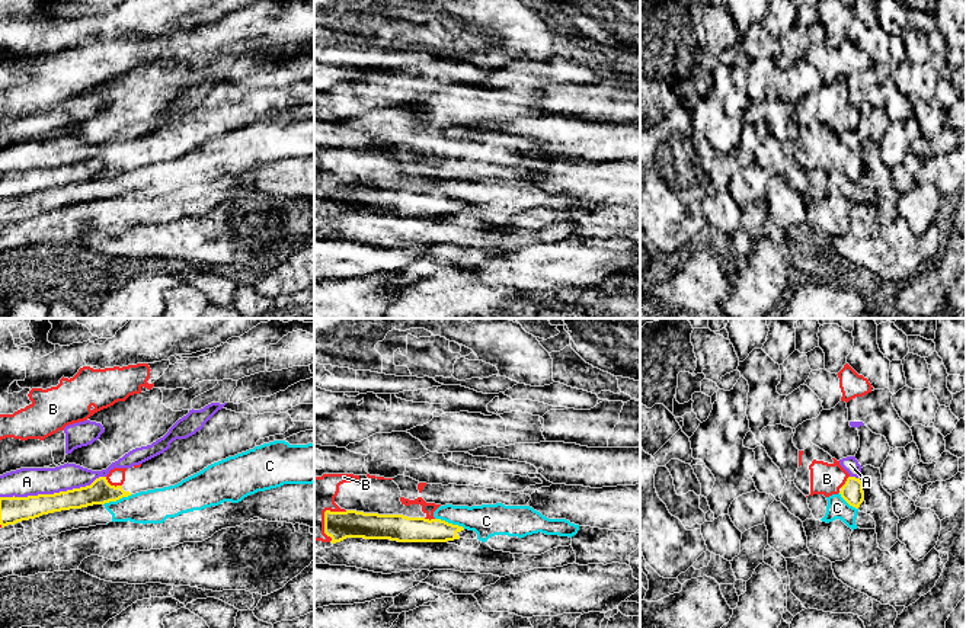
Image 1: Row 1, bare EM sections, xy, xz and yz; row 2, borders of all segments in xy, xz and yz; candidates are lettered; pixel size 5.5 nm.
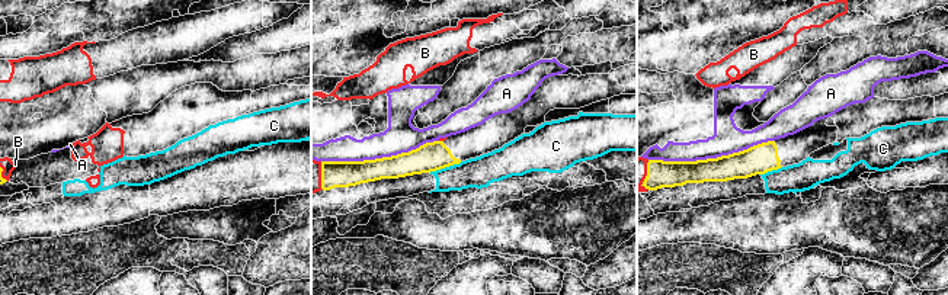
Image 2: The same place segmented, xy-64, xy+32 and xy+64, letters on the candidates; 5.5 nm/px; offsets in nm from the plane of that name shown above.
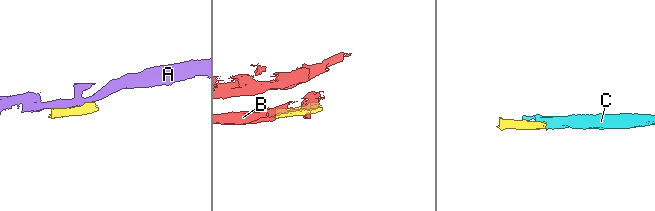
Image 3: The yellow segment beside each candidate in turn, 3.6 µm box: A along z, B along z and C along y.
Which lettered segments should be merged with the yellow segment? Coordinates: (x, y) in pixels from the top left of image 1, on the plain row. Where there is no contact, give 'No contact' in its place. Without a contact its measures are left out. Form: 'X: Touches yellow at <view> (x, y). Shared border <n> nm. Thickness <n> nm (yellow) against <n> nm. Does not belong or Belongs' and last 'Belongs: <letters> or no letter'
A: Touches yellow at xy (54, 167). Shared border 600 nm. Thickness 140 nm (yellow) against 160 nm. Does not belong
B: Touches yellow at xy (112, 160). Shared border 110 nm. Thickness 140 nm (yellow) against 90 nm. Does not belong
C: Touches yellow at xz (450, 198). Shared border 180 nm. Thickness 140 nm (yellow) against 180 nm. Does not belong
Belongs: no letter

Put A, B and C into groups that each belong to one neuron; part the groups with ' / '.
A / B / C

